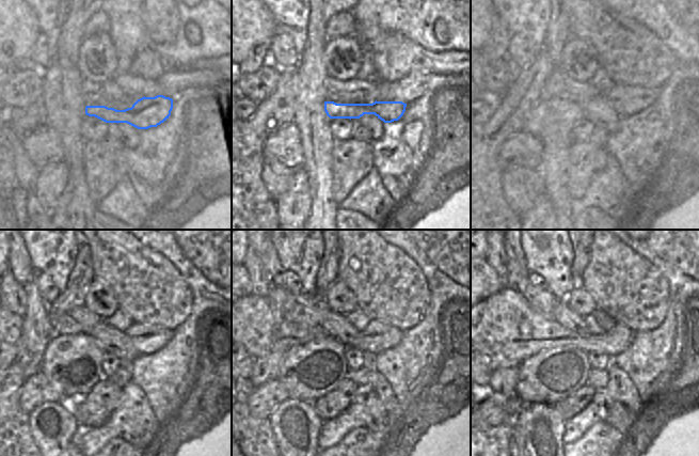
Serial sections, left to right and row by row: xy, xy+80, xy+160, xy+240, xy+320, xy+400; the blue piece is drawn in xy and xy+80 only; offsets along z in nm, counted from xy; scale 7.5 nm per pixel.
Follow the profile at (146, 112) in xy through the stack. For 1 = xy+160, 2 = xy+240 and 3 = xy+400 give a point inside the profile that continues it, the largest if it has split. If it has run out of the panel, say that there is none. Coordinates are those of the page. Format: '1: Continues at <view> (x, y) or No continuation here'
1: Continues at xy+160 (552, 120)
2: Continues at xy+240 (73, 362)
3: Continues at xy+400 (551, 375)

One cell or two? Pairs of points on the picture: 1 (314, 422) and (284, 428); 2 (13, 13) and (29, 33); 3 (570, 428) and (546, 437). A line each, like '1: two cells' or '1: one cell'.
1: one cell
2: one cell
3: two cells

